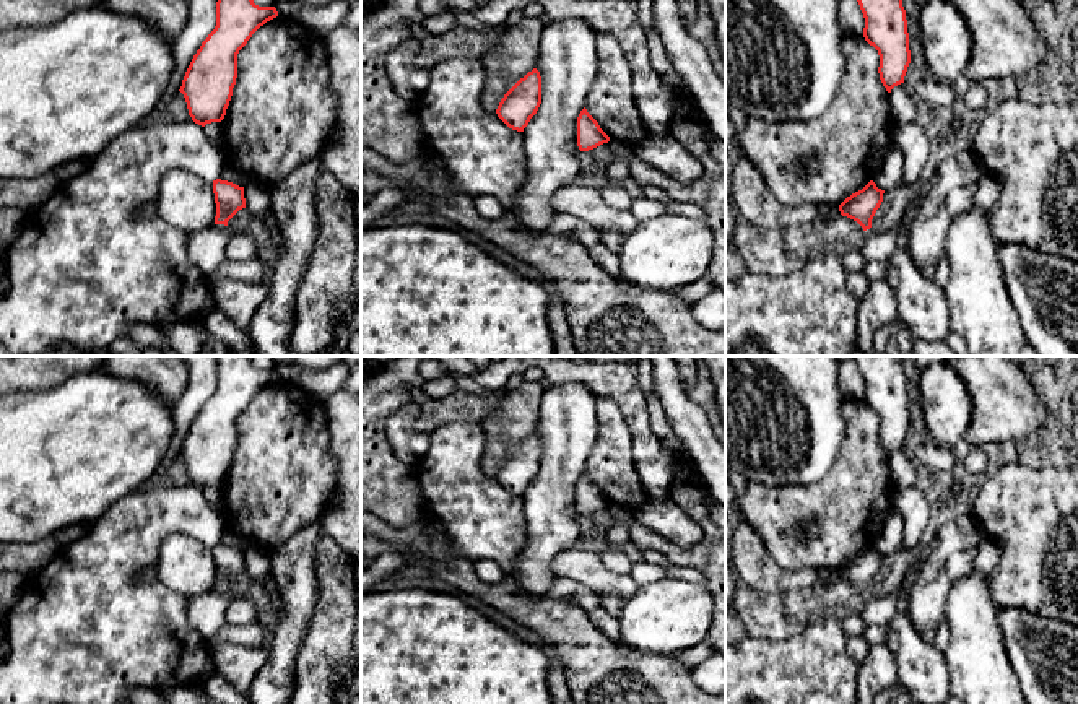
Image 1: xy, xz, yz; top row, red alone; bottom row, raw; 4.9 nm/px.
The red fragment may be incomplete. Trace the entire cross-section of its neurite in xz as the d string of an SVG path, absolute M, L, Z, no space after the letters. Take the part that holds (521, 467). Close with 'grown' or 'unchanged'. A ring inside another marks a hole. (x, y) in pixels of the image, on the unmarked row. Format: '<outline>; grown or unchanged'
M537 432L520 442L501 463L496 478L512 494L524 496L541 468L541 441Z; unchanged

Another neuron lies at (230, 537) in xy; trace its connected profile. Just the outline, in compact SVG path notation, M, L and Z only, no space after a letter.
M224 528L224 533L223 533L220 543L233 546L233 548L236 548L239 551L246 551L249 548L247 538L244 535L241 535L241 533L236 533L231 528Z

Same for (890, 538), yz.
M891 509L885 519L883 528L872 538L872 545L878 553L894 553L902 546L902 515Z

